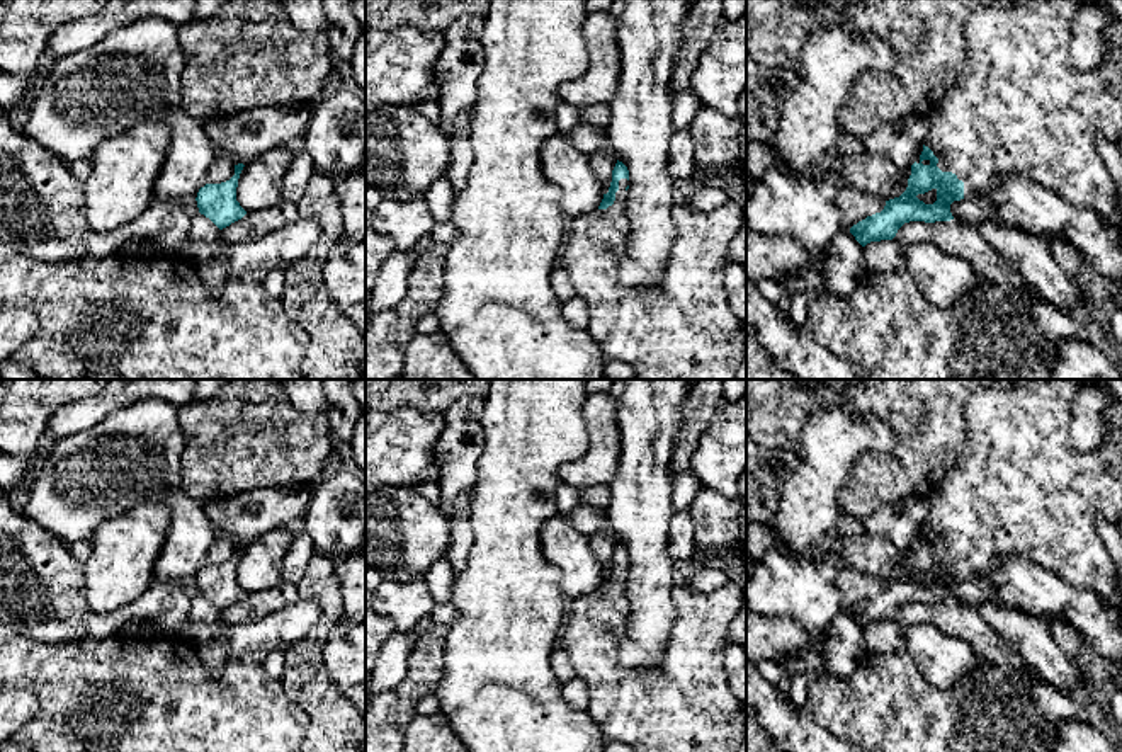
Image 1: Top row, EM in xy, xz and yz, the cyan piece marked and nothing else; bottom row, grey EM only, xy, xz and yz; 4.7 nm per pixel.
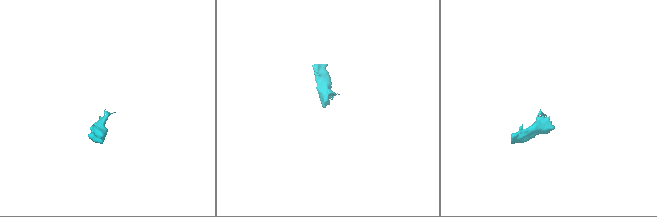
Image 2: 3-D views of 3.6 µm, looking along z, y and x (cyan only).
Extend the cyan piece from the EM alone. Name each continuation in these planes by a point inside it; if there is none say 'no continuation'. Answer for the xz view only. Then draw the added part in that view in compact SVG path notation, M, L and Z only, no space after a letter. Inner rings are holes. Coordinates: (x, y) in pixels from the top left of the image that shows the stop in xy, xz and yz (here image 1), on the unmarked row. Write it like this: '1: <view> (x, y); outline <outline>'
1: xz (685, 705); outline M627 560L619 561L615 582L607 590L570 602L568 623L558 643L568 653L576 677L588 686L588 715L607 742L626 743L632 752L738 752L745 709L726 682L724 648L746 592L734 580L709 592L675 585L675 623L663 664L658 669L631 669L619 662L631 614L627 567Z

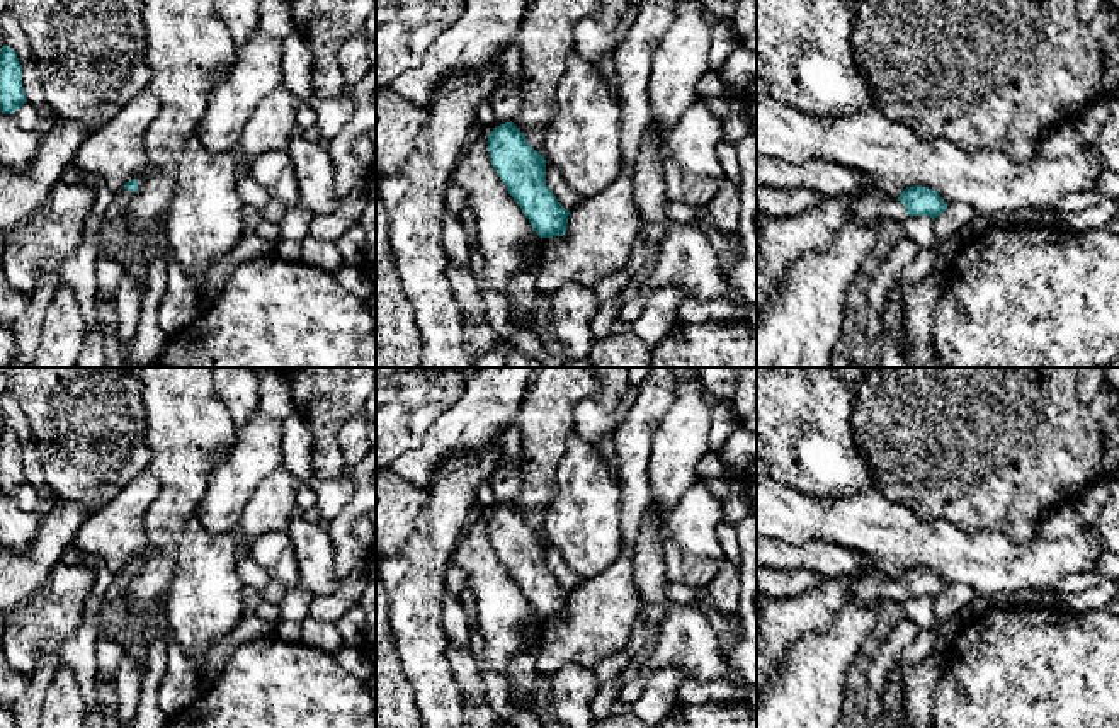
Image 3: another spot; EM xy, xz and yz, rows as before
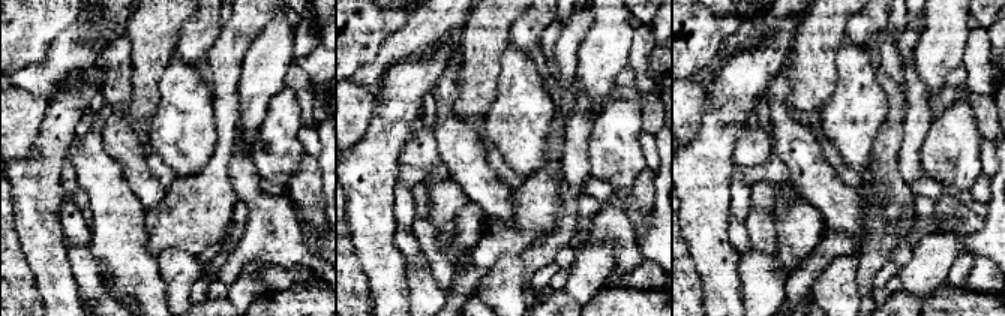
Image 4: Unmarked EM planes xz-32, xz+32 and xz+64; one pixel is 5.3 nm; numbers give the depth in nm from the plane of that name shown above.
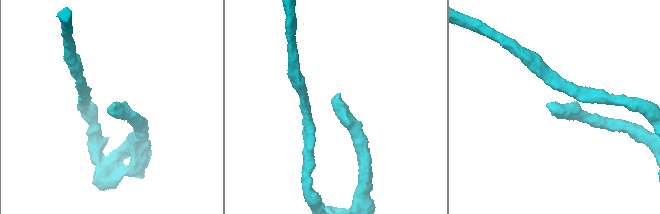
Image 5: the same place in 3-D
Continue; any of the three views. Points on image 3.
1: yz (873, 585); outline M757 537L757 566L777 570L808 570L825 580L854 578L854 599L862 604L900 604L905 587L872 566L864 553L837 546L830 541L784 544L770 537Z

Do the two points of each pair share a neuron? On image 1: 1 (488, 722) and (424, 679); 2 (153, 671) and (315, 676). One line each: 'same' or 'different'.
1: different
2: different

